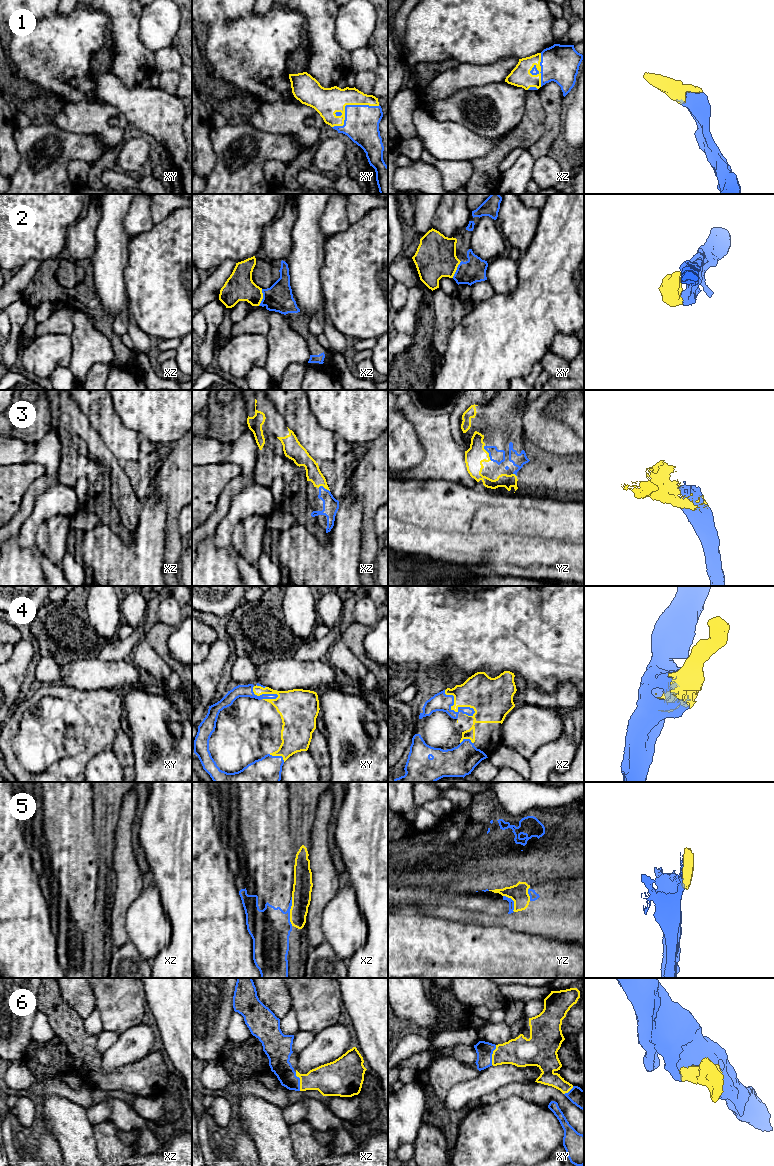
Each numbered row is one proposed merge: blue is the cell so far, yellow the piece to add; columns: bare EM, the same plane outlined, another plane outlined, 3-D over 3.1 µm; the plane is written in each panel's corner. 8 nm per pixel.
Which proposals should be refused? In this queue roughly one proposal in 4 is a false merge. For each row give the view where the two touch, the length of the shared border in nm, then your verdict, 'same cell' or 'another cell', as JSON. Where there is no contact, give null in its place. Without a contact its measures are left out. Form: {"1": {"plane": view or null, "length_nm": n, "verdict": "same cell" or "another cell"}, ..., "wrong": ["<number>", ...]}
{"1": {"plane": "xy", "length_nm": 420, "verdict": "same cell"}, "2": {"plane": "xz", "length_nm": 140, "verdict": "same cell"}, "3": {"plane": "yz", "length_nm": 140, "verdict": "same cell"}, "4": {"plane": "xz", "length_nm": 320, "verdict": "same cell"}, "5": {"plane": "xz", "length_nm": 240, "verdict": "another cell"}, "6": {"plane": "xz", "length_nm": 160, "verdict": "same cell"}, "wrong": ["5"]}

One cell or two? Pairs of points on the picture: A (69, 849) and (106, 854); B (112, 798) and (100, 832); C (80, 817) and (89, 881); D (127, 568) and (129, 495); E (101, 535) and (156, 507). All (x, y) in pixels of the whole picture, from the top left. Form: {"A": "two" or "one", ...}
{"A": "two", "B": "one", "C": "one", "D": "two", "E": "one"}

